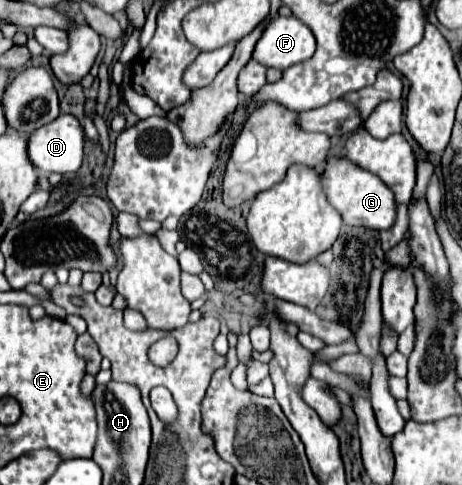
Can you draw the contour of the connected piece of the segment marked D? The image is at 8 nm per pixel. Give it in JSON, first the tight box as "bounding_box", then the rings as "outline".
{"bounding_box":[27,114,83,174],"outline":[[[71,114],[57,116],[57,120],[37,128],[27,138],[27,156],[29,156],[29,162],[39,172],[45,172],[45,174],[51,174],[51,172],[57,172],[57,174],[77,172],[81,162],[83,162],[83,126]]]}

